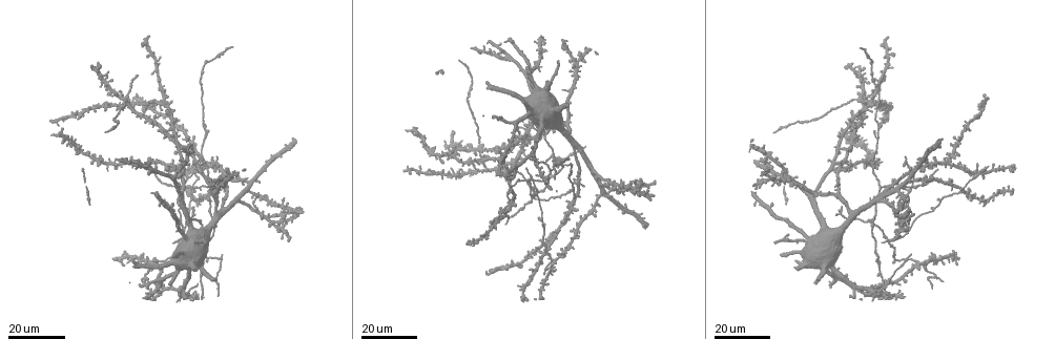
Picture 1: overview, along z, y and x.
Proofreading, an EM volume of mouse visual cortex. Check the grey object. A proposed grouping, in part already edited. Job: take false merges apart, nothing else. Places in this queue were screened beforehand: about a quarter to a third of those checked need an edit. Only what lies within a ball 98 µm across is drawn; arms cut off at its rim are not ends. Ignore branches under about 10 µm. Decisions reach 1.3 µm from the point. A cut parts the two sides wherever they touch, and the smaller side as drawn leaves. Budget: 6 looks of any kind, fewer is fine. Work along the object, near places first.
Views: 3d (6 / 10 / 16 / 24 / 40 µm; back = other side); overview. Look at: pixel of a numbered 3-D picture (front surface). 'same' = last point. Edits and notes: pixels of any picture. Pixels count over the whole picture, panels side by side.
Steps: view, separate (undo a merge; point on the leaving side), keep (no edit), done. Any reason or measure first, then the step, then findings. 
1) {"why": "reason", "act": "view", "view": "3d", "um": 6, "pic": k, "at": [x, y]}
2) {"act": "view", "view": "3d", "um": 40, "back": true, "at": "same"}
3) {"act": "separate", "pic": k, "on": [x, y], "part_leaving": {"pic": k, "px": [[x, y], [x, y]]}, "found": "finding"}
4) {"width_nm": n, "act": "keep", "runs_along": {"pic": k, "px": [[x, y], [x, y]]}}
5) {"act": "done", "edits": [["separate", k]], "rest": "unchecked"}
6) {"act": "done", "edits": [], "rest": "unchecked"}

{"why": "thick turns thin", "act": "view", "view": "3d", "um": 24, "pic": 1, "at": [481, 146]}

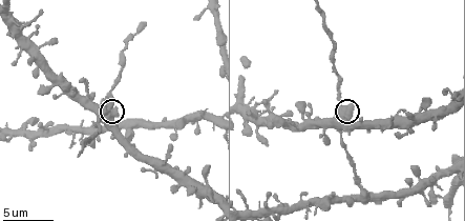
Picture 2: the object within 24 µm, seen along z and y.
{"act": "view", "view": "3d", "um": 10, "pic": 2, "at": [342, 109]}

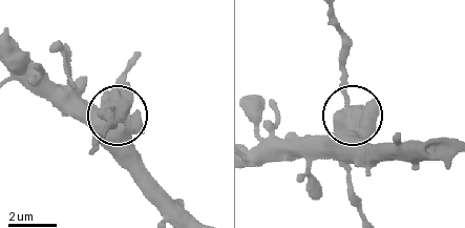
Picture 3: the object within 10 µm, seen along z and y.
{"act": "separate", "pic": 3, "on": [345, 84], "part_leaving": {"pic": 3, "px": [[343, 120], [343, 38], [334, 19]]}, "found": "two neurons meet here"}

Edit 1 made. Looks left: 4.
{"why": "looks like a crossing", "act": "view", "view": "3d", "um": 16, "pic": 1, "at": [535, 198]}

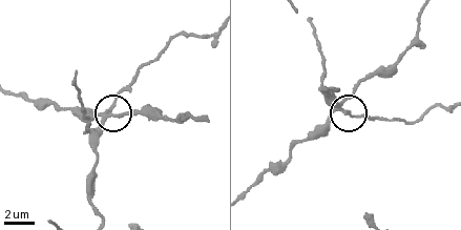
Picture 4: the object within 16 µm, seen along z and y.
{"act": "view", "view": "3d", "um": 6, "pic": 4, "at": [102, 120]}

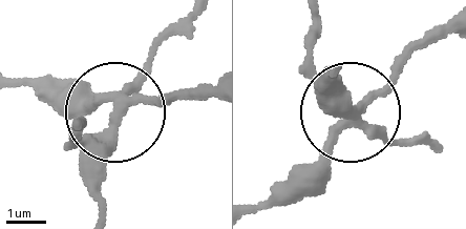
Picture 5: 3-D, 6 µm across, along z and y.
{"act": "separate", "pic": 5, "on": [150, 59], "part_leaving": {"pic": 5, "px": [[118, 105], [97, 211]]}, "found": "a second neuron is stuck on"}

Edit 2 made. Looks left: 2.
{"act": "done", "edits": [["separate", 3], ["separate", 5]], "rest": "unchecked"}

